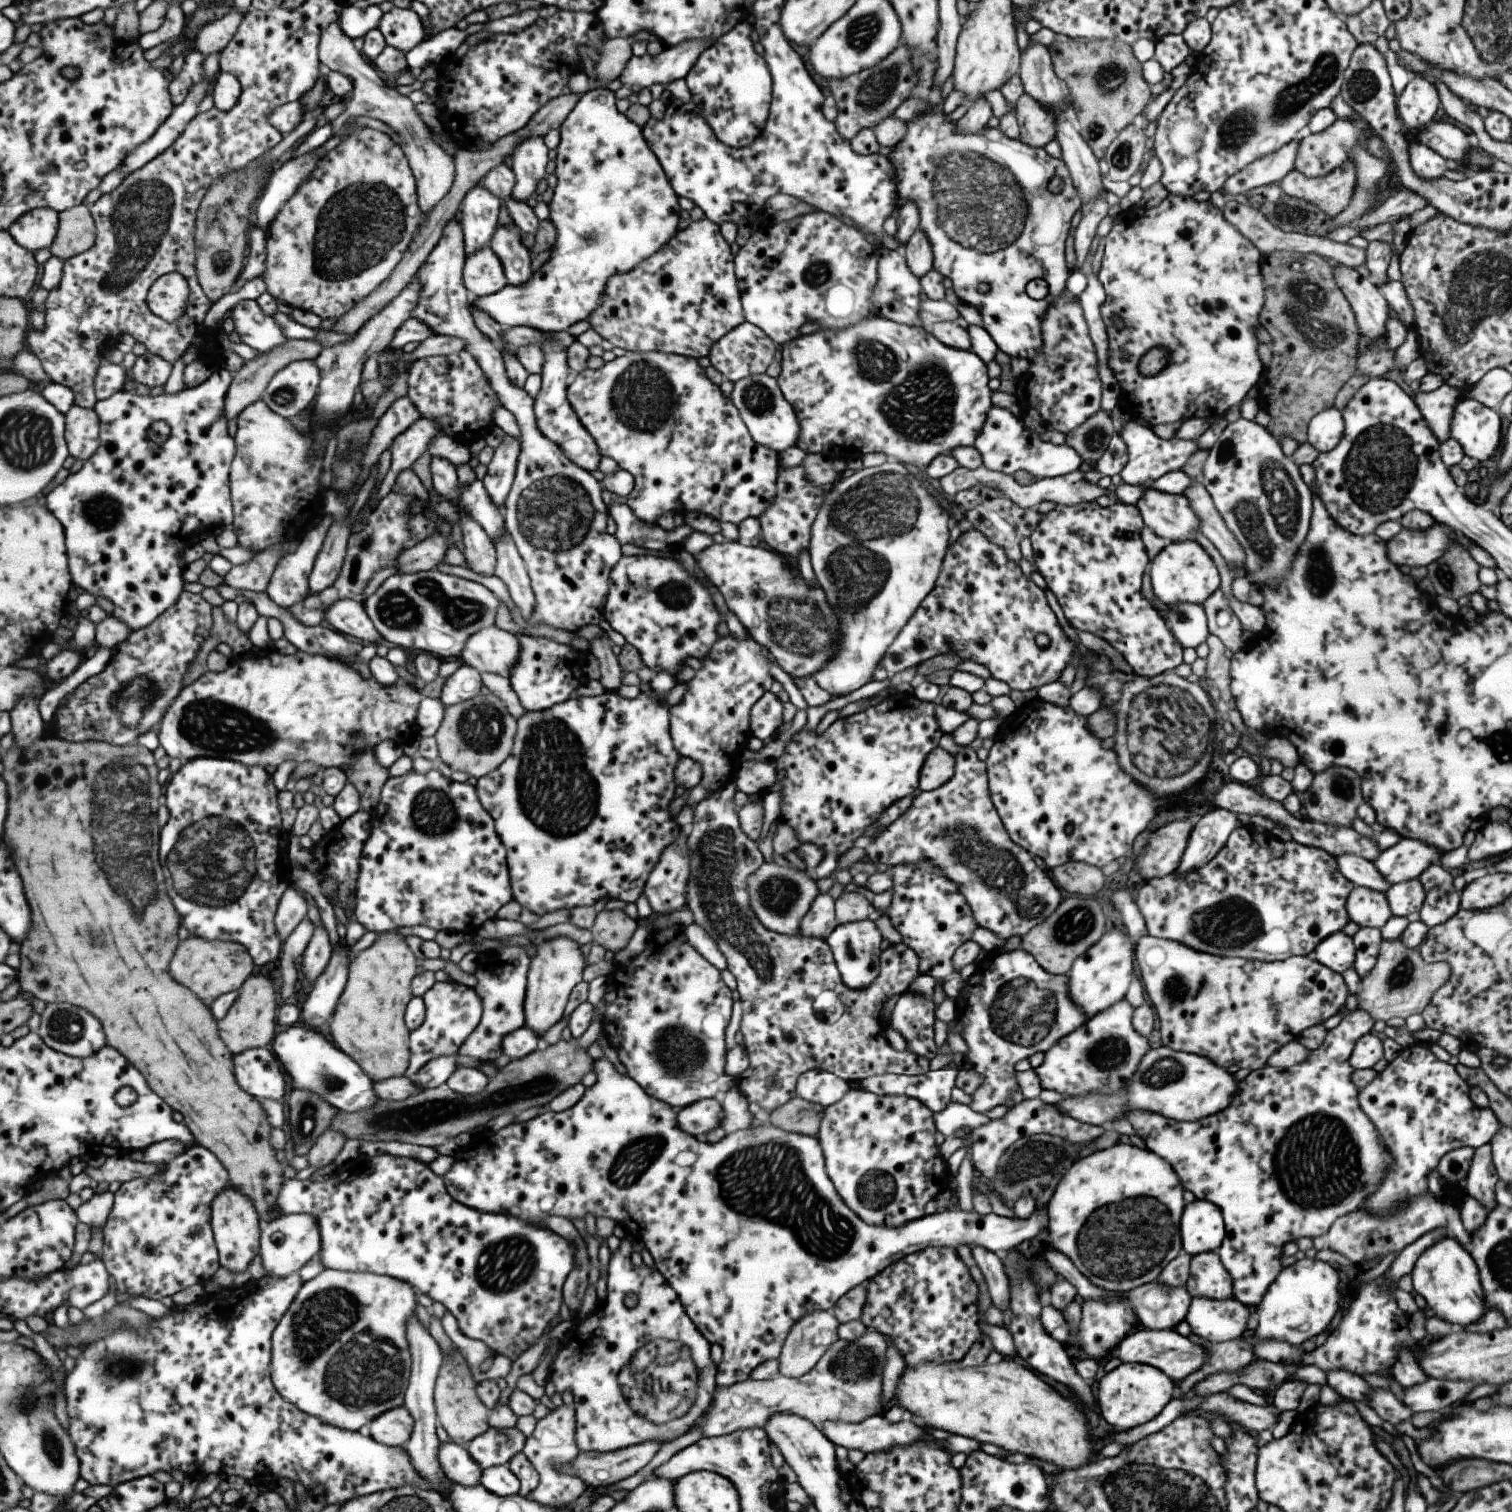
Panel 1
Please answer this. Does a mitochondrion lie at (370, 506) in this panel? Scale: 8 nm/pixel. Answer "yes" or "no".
no

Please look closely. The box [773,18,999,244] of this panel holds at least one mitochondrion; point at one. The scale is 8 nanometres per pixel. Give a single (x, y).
(869, 100)

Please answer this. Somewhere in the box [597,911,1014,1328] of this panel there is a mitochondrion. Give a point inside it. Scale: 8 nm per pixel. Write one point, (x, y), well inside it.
(782, 1193)

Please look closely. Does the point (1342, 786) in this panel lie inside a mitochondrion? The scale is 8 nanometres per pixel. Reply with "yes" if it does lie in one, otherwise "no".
yes

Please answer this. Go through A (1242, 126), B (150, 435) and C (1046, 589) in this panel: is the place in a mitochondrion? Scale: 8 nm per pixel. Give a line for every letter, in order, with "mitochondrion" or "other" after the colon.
A: mitochondrion
B: other
C: other

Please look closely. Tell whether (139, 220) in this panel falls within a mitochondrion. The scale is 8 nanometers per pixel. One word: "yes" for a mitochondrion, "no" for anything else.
yes

